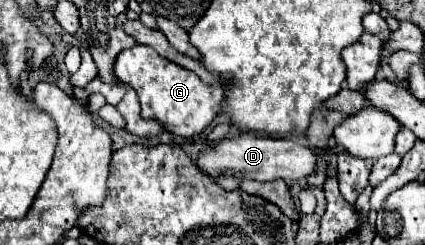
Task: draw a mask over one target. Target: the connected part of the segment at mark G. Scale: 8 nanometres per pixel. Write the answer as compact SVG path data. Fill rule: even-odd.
M135 45L121 51L115 61L115 75L121 83L135 89L143 119L155 119L165 125L165 131L181 137L199 135L217 117L225 99L225 89L221 83L203 83L193 71L167 61L147 45Z

